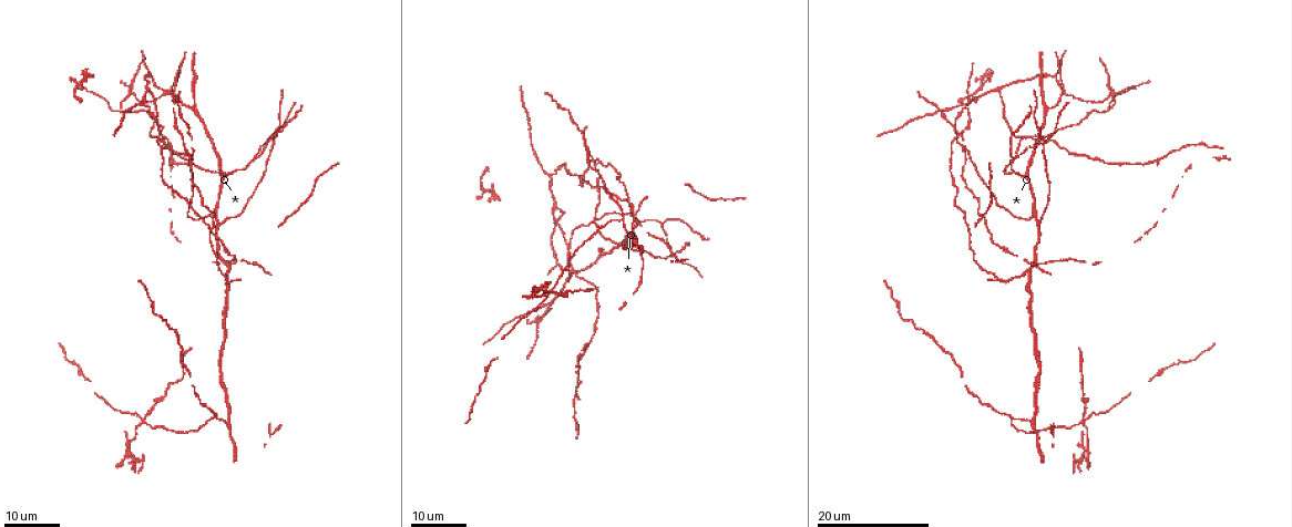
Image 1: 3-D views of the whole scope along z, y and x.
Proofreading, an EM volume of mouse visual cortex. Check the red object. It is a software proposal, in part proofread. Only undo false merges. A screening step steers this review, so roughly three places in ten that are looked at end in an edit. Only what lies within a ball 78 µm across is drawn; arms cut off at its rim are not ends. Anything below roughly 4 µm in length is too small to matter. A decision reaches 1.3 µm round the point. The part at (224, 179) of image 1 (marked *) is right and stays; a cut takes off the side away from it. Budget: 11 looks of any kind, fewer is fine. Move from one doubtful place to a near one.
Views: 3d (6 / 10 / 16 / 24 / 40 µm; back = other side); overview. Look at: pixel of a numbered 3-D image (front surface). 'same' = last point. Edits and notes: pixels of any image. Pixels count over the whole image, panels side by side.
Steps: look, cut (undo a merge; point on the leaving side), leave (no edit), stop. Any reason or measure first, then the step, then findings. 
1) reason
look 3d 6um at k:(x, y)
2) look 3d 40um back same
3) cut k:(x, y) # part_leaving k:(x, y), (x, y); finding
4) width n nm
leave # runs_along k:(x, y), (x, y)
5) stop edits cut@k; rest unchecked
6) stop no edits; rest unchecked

four-way junction
look 3d 16um at 1:(537, 323)

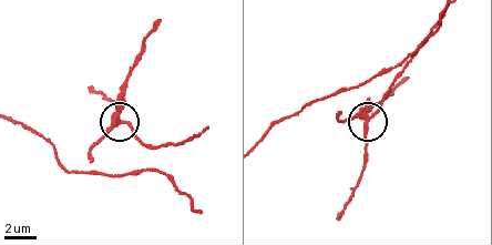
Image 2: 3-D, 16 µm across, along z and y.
closer look
look 3d 6um at 2:(116, 121)

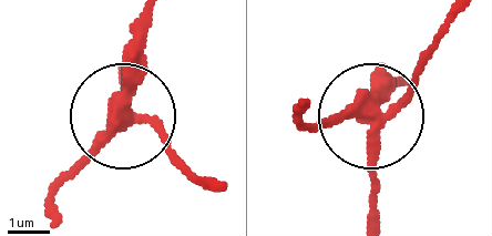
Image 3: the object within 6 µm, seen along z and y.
cut 3:(141, 62) # part_leaving 3:(132, 109), (143, 17); a second neuron is stuck on

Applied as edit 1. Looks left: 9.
two arms at a narrow angle
look 3d 16um at 1:(570, 247)

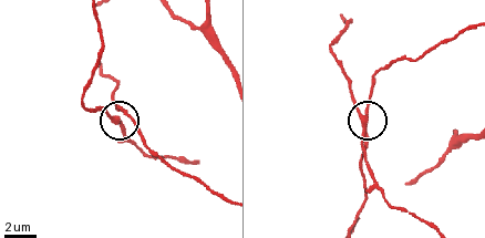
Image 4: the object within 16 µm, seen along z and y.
look 3d 6um at 4:(365, 125)

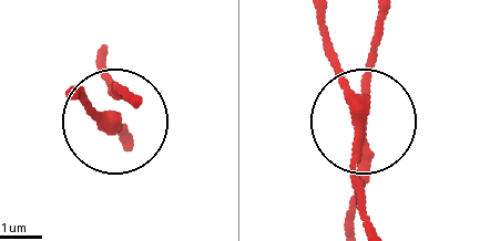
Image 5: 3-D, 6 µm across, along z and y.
side_arm 51 um
leave # runs_along 5:(381, 20), (349, 178), (364, 220); continuous, no second neuron

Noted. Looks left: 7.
a fork
look 3d 16um at 1:(164, 90)

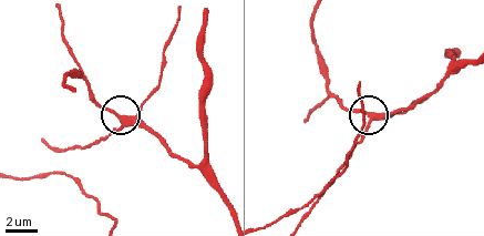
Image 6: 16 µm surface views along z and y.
closer look
look 3d 10um at 6:(372, 118)

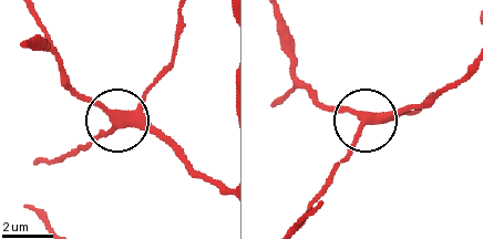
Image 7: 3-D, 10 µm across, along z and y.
look 3d 10um back at 7:(116, 121)

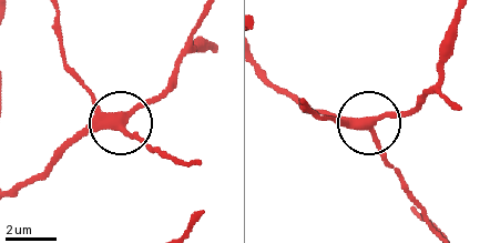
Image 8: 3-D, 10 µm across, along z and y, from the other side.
leave # runs_along 8:(14, 192), (98, 130), (125, 125), (152, 147); continuous, no second neuron

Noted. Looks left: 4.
three arms meet
look 3d 16um at 1:(664, 223)

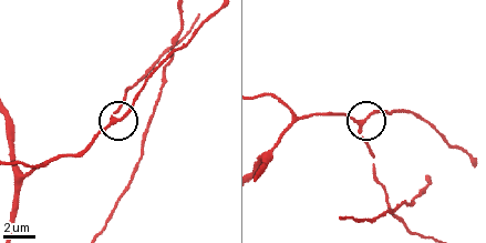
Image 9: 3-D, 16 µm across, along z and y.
look 3d 10um at 9:(364, 121)

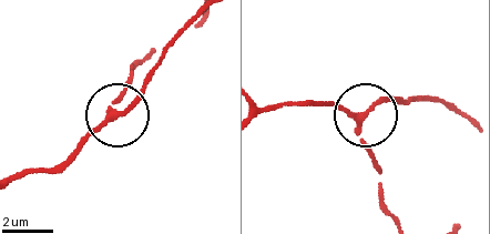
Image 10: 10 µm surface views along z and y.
closer look
look 3d 6um at 10:(117, 114)

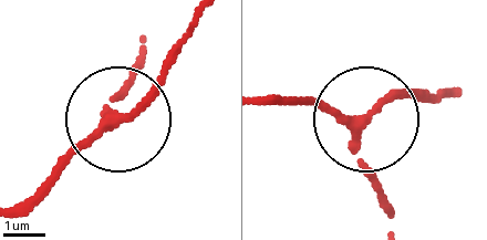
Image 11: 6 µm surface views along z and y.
arms 3
leave # runs_along 11:(19, 209), (135, 106), (174, 58); continuous, no second neuron

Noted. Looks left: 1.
stop edits cut@3; rest unchecked

